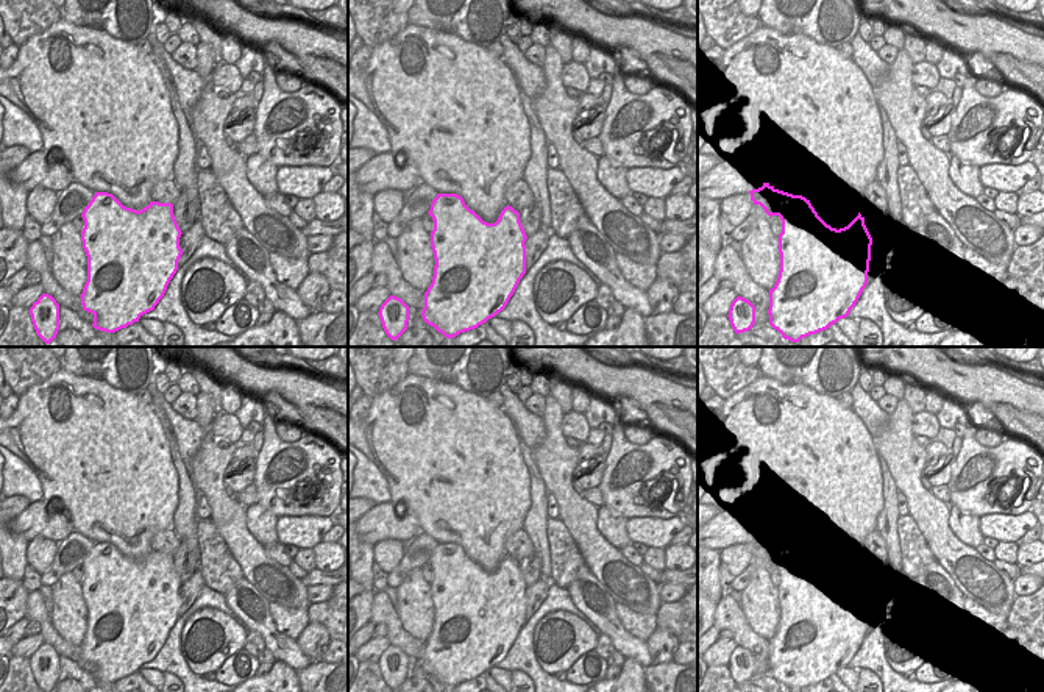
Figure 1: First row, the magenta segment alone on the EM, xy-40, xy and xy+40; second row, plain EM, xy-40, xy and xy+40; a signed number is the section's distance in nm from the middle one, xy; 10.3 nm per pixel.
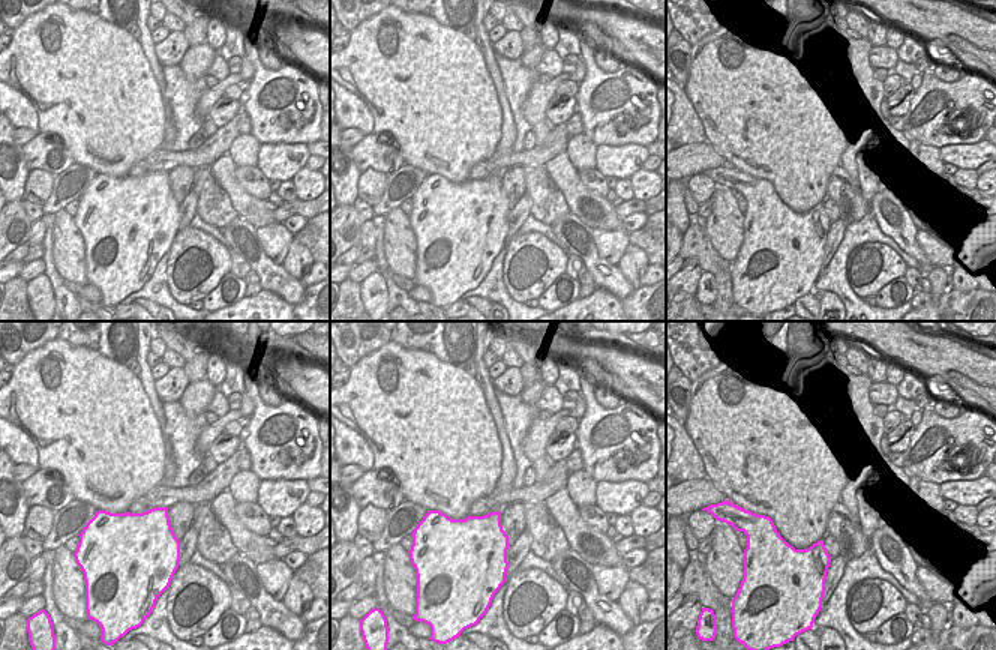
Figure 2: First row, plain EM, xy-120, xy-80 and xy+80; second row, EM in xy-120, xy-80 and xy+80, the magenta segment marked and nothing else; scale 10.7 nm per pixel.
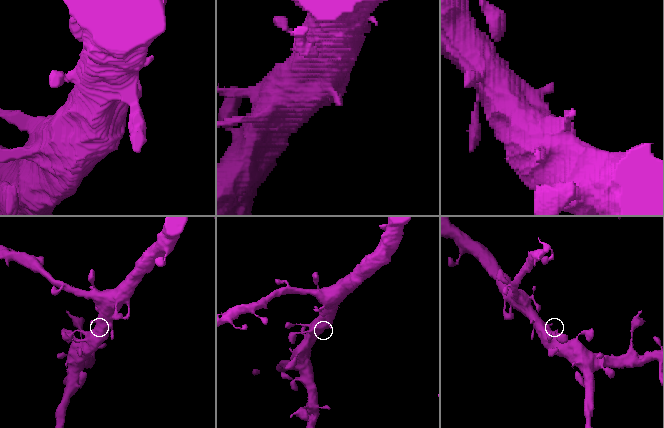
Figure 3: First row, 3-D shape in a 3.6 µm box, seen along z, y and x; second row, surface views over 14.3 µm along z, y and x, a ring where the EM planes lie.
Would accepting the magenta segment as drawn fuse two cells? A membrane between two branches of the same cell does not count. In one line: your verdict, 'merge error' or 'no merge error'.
no merge error

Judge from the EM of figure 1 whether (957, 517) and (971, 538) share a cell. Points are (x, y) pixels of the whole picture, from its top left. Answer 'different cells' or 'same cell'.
same cell

